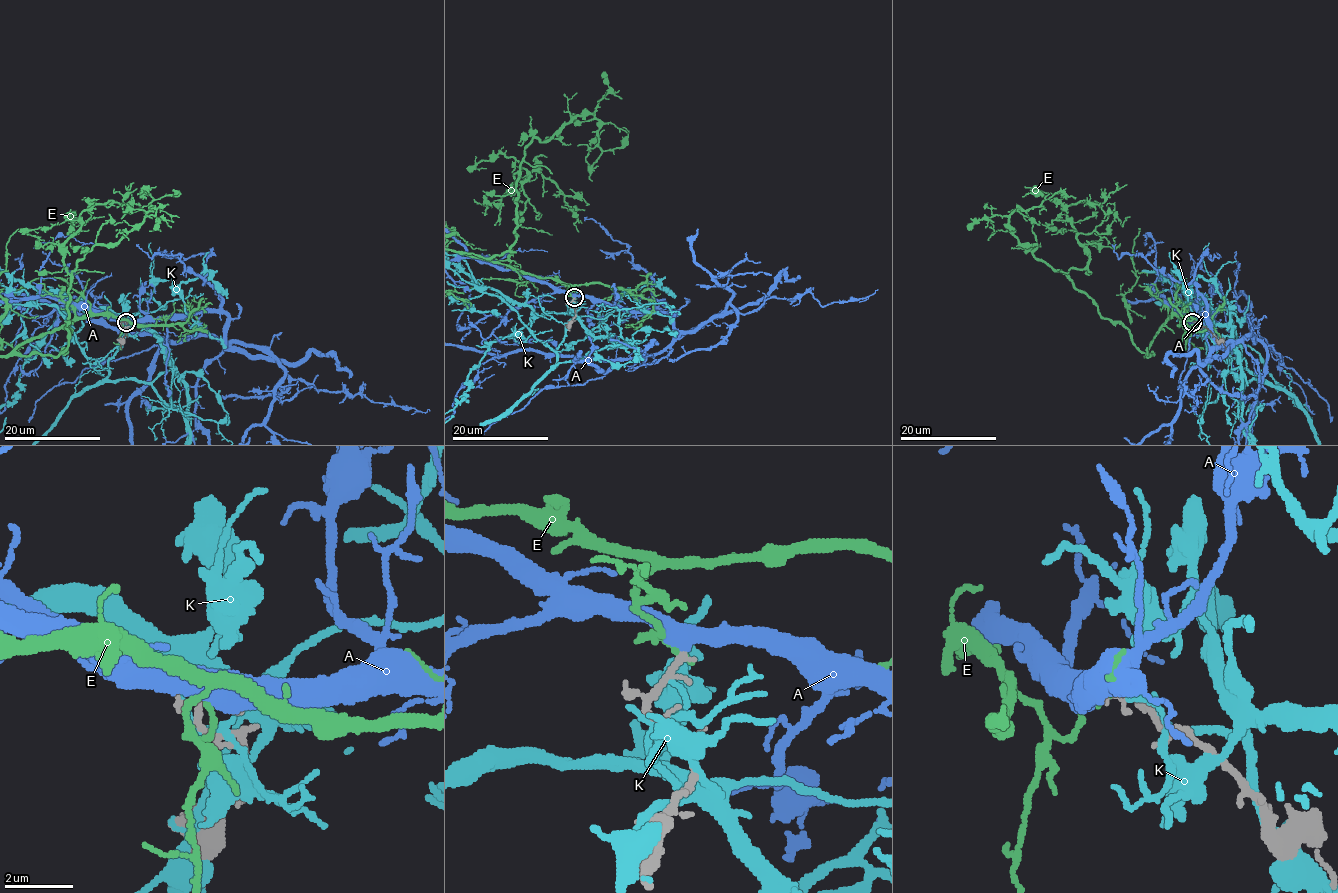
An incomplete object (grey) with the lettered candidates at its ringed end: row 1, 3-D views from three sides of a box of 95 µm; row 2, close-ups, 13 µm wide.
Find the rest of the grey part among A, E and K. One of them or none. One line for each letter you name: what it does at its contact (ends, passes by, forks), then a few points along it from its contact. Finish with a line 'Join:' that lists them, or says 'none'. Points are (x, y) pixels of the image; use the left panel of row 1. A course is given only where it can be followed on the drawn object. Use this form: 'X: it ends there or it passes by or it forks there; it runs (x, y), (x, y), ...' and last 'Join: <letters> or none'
A: it passes by
Join: A

